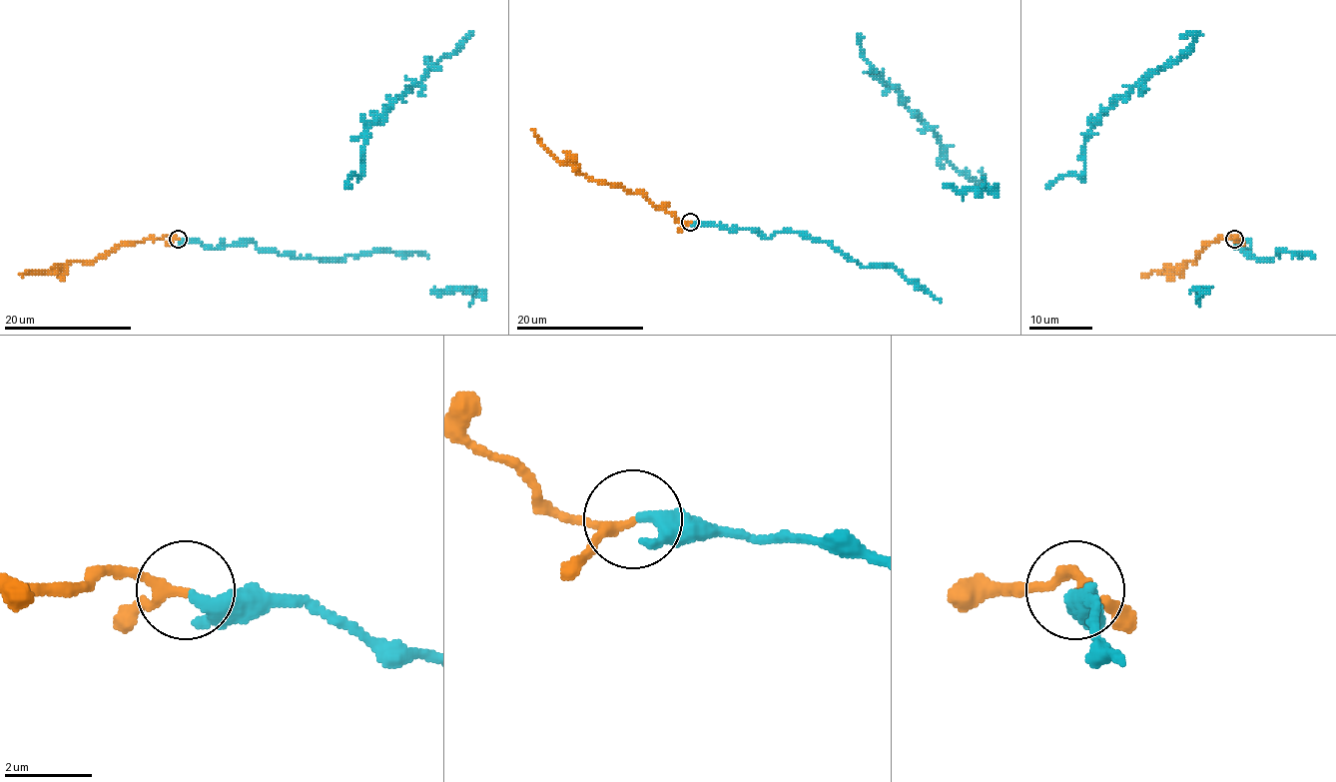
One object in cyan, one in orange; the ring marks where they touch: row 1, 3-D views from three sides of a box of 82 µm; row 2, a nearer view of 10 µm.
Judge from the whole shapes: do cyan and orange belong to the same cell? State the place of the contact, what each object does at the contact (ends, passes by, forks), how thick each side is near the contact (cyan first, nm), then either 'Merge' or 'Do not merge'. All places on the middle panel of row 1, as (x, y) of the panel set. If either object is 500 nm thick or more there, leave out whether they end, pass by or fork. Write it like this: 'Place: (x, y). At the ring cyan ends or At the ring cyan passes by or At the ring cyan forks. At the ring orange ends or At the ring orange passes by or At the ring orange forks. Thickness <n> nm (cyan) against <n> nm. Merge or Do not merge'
Place: (690, 222). At the ring cyan passes by. At the ring orange passes by. Thickness 280 nm (cyan) against 200 nm. Merge

